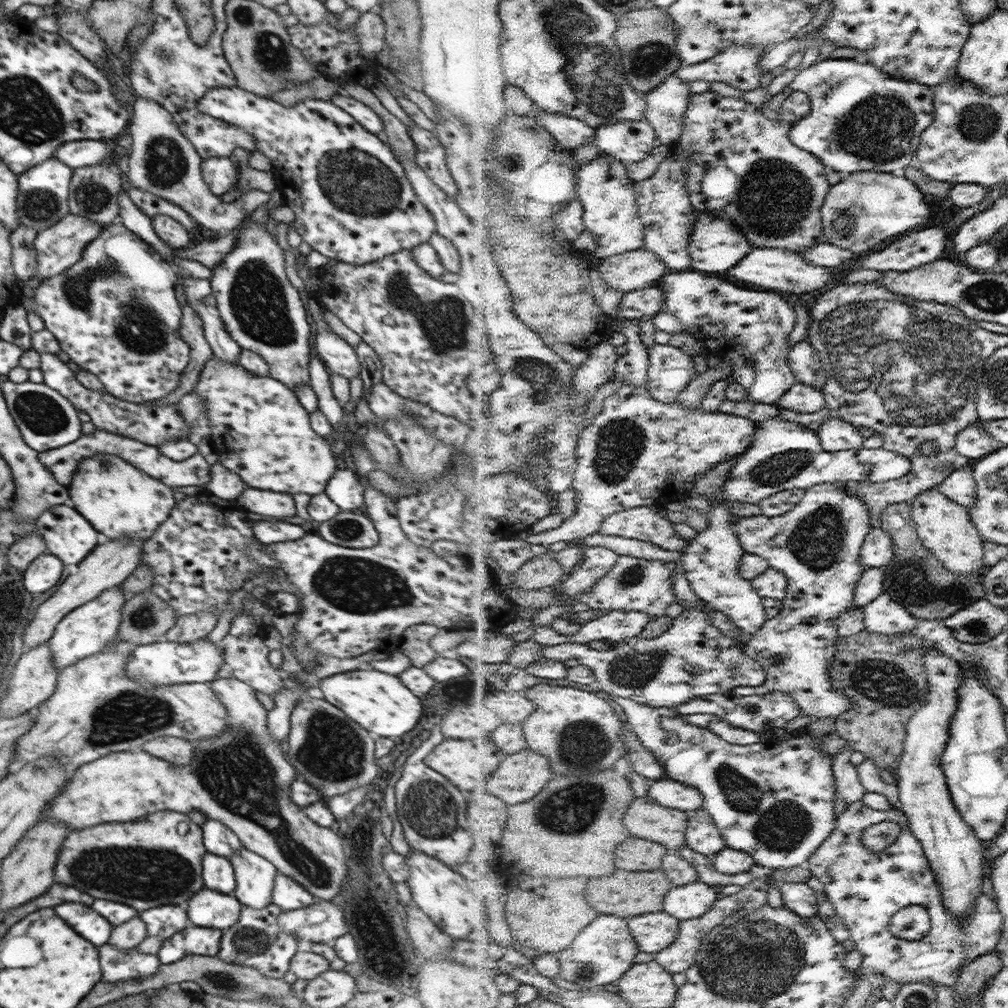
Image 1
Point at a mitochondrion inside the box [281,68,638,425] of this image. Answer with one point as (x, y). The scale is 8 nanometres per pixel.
(353, 180)

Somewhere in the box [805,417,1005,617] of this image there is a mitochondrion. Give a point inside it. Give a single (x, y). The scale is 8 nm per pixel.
(911, 580)

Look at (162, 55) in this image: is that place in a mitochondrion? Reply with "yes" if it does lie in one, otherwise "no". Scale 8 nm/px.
yes

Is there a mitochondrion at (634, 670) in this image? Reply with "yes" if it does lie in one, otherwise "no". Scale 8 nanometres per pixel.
yes

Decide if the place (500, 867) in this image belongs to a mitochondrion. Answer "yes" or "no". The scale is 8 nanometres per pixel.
no

